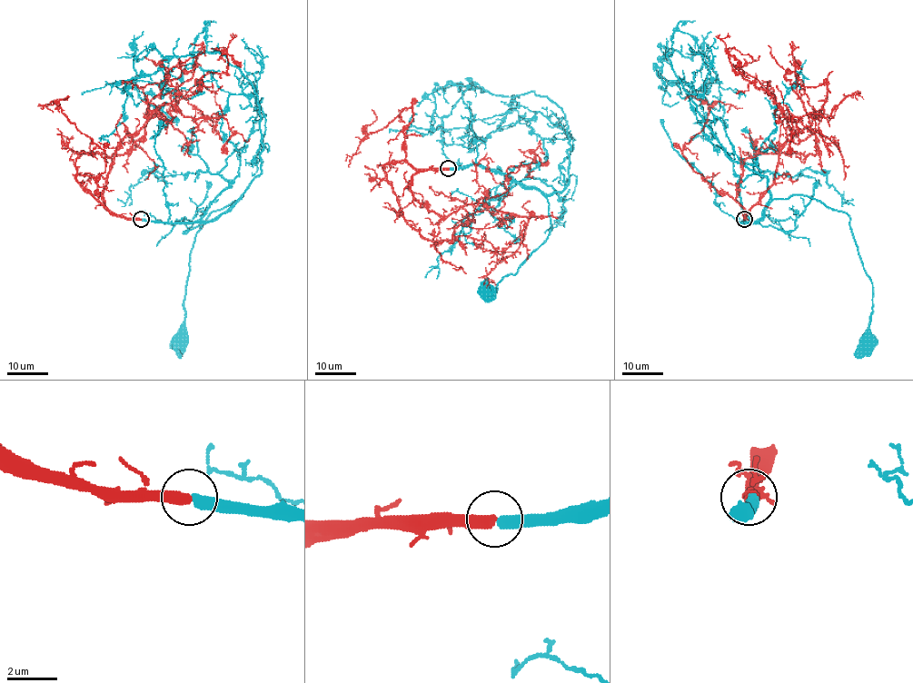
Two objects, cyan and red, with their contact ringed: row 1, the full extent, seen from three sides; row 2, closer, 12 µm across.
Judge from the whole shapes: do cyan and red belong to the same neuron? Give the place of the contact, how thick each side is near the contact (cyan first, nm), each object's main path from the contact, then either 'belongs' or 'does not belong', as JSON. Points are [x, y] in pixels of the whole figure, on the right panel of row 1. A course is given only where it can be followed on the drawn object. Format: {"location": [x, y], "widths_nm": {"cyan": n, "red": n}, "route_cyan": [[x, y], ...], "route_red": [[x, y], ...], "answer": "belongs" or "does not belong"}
{"location": [744, 219], "widths_nm": {"cyan": 440, "red": 440}, "route_cyan": [[744, 219], [740, 222], [754, 222], [774, 199], [793, 195], [844, 212], [872, 284], [864, 346], [868, 342]], "route_red": [[744, 219], [736, 188], [748, 158], [816, 154], [804, 103], [768, 45]], "answer": "belongs"}

